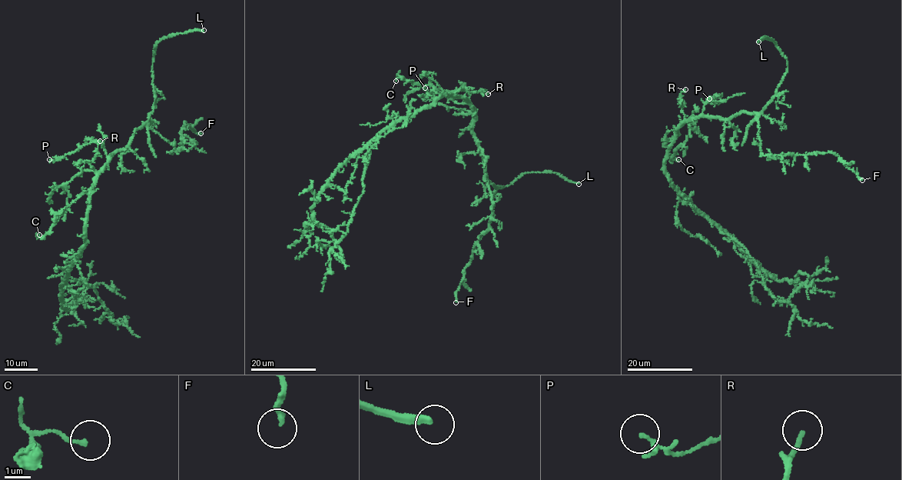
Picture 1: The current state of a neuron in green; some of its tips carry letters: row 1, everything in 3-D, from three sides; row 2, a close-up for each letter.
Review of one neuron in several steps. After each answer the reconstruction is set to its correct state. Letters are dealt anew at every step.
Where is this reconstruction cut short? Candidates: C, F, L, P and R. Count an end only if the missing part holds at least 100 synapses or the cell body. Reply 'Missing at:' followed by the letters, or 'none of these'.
Missing at: L

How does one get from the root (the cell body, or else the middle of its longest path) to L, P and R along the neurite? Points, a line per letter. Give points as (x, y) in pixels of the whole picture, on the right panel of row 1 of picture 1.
L: (669, 150), (677, 129), (693, 118), (757, 114), (771, 101), (787, 61), (771, 40), (758, 41)
P: (669, 150), (677, 128), (700, 115), (710, 98), (714, 98), (715, 101), (710, 103), (709, 98)
R: (669, 150), (676, 128), (684, 120), (679, 98), (685, 89)

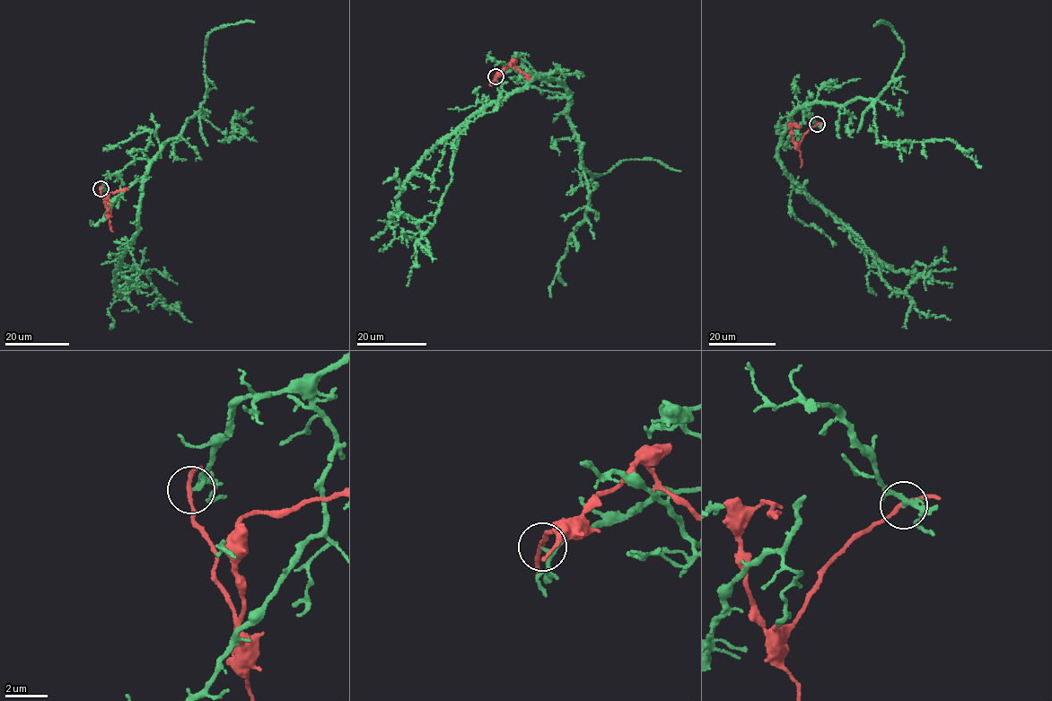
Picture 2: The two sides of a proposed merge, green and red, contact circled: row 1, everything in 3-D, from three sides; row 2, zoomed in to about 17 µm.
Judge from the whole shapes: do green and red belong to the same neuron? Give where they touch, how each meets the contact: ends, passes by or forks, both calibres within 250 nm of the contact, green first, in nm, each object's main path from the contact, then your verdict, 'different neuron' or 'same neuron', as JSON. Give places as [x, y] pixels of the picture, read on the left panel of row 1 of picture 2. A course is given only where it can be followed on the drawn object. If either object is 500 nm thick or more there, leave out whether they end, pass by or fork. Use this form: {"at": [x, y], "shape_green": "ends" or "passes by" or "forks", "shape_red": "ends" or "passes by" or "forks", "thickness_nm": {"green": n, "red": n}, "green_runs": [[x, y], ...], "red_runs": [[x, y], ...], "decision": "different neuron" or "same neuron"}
{"at": [100, 188], "shape_green": "passes by", "shape_red": "passes by", "thickness_nm": {"green": 180, "red": 170}, "green_runs": [[100, 189], [137, 159], [149, 162], [137, 234], [114, 273], [119, 296], [150, 271], [139, 269], [146, 247]], "red_runs": [[100, 189], [107, 212], [108, 194], [127, 188]], "decision": "different neuron"}

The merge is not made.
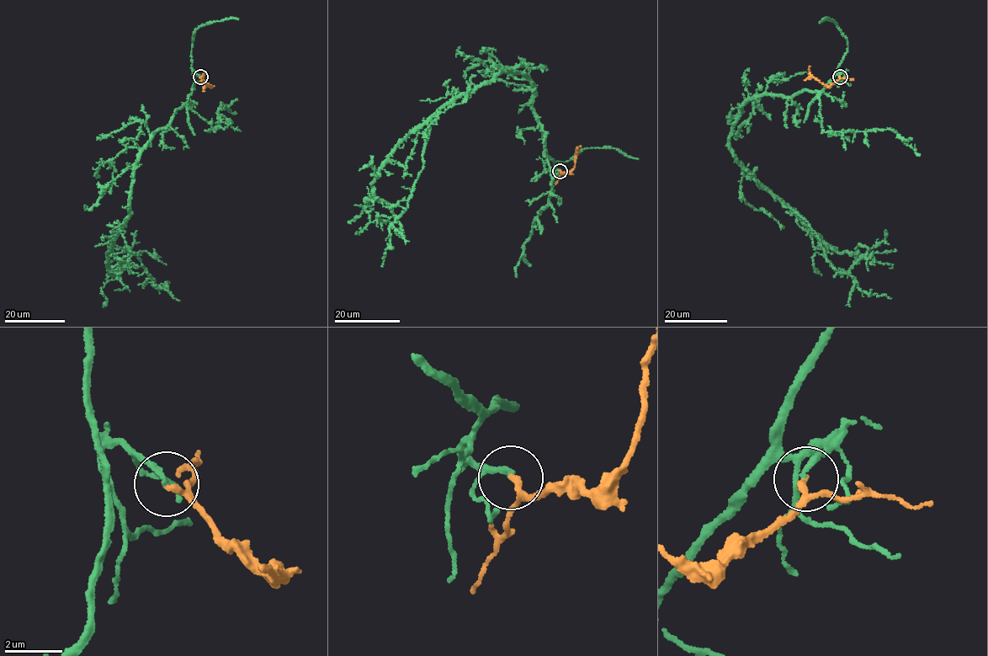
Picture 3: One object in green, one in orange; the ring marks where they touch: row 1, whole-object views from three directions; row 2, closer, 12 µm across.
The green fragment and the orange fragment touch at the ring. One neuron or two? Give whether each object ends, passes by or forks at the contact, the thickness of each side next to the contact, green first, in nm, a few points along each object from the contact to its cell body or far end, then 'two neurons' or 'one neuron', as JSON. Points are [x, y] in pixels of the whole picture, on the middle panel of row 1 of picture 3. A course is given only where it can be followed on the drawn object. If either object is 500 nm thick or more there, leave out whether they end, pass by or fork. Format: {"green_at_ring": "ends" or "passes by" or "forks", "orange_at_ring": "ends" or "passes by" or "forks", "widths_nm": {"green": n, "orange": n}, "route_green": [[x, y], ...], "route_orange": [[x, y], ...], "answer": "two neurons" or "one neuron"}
{"green_at_ring": "ends", "orange_at_ring": "passes by", "widths_nm": {"green": 180, "orange": 170}, "route_green": [[560, 171], [546, 154], [533, 82], [503, 72], [402, 139], [371, 185], [393, 215], [378, 216], [390, 221]], "route_orange": [[560, 171], [562, 173], [574, 168], [581, 146]], "answer": "one neuron"}

